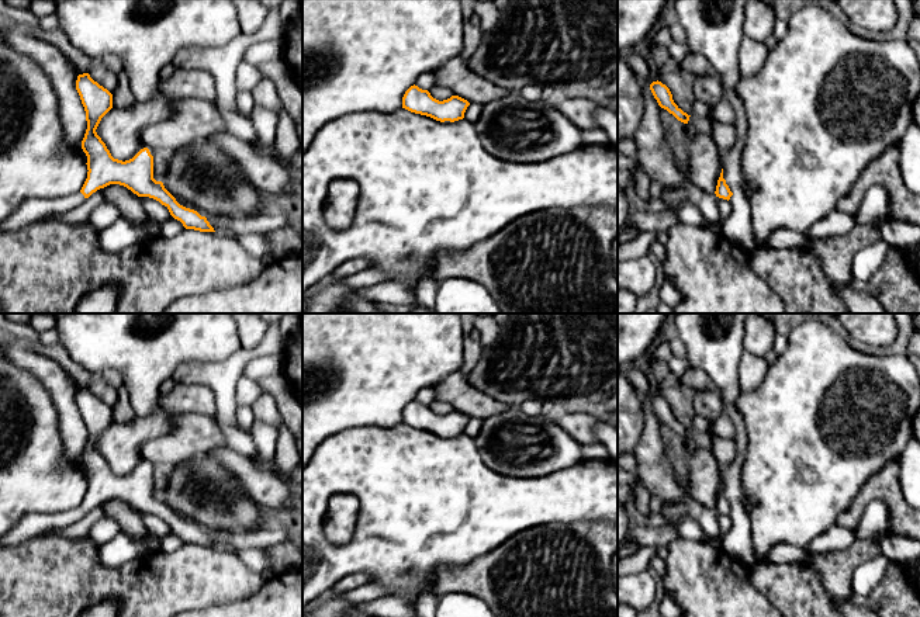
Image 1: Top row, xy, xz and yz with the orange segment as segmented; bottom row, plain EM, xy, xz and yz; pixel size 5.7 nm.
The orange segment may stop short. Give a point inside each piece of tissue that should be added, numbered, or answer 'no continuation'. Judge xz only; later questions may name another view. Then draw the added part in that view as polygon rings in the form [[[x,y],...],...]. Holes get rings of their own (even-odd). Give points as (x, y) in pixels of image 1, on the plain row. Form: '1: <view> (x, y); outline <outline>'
no continuation

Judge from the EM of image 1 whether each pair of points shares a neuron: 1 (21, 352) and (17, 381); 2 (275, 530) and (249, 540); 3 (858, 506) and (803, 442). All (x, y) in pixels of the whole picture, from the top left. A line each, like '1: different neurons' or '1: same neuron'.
1: different neurons
2: same neuron
3: different neurons

